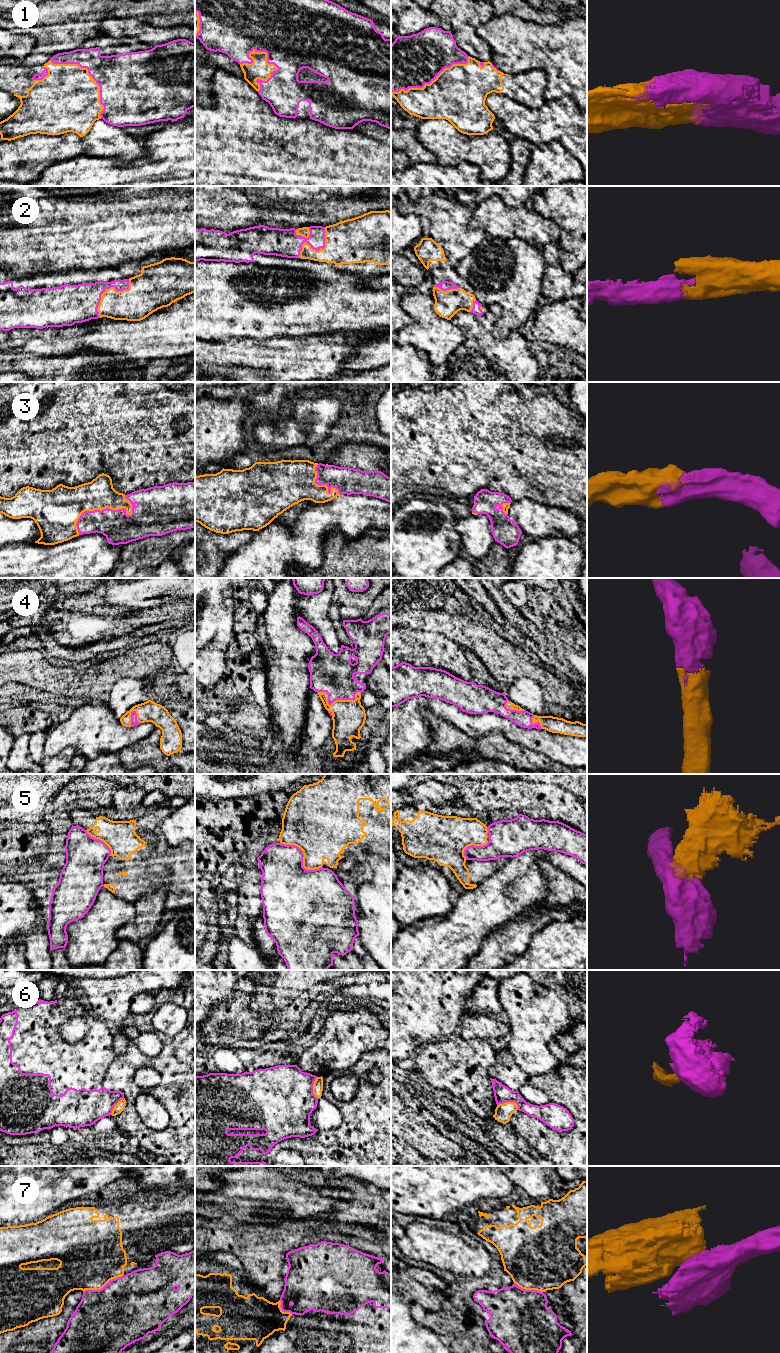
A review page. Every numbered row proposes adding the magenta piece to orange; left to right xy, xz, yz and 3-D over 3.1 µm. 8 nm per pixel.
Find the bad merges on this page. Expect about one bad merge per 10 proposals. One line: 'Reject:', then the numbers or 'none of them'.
Reject: 5, 6, 7

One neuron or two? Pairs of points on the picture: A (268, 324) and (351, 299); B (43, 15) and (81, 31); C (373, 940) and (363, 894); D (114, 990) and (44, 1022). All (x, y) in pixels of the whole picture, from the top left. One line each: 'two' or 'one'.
A: one
B: one
C: one
D: two

